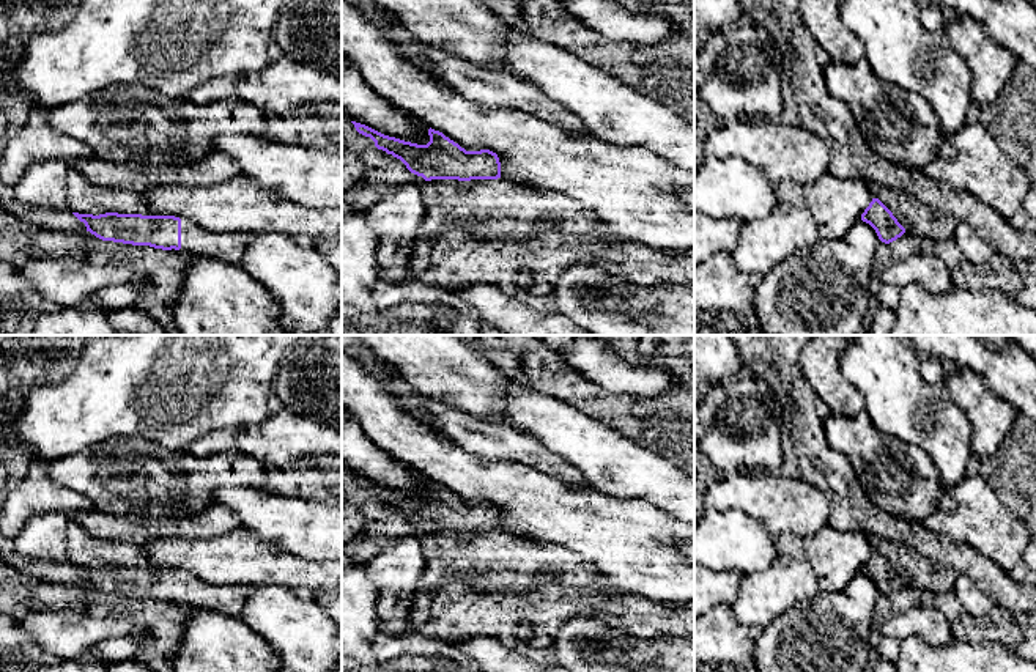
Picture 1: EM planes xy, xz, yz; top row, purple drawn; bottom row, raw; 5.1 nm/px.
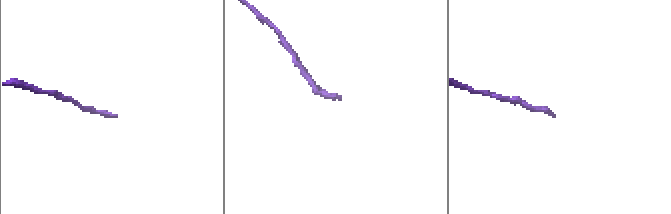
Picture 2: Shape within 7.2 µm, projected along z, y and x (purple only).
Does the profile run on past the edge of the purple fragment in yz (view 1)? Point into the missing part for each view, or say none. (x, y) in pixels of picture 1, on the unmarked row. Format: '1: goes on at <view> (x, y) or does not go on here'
1: does not go on here

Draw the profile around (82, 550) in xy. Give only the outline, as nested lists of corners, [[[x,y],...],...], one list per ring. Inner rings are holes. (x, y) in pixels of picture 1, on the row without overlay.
[[[72,518],[66,527],[66,562],[79,567],[142,567],[156,568],[142,546],[91,537]]]

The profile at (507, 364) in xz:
[[[461,335],[475,351],[487,356],[496,367],[498,373],[505,379],[521,386],[531,387],[529,375],[513,351],[504,349],[493,342],[483,342],[477,335]]]

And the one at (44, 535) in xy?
[[[46,511],[31,516],[13,540],[19,559],[66,562],[66,527],[71,516]]]

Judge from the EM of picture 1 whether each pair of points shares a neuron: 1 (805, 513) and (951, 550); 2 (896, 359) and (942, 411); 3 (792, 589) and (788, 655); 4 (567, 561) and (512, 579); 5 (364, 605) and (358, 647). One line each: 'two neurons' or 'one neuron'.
1: two neurons
2: one neuron
3: two neurons
4: one neuron
5: one neuron

